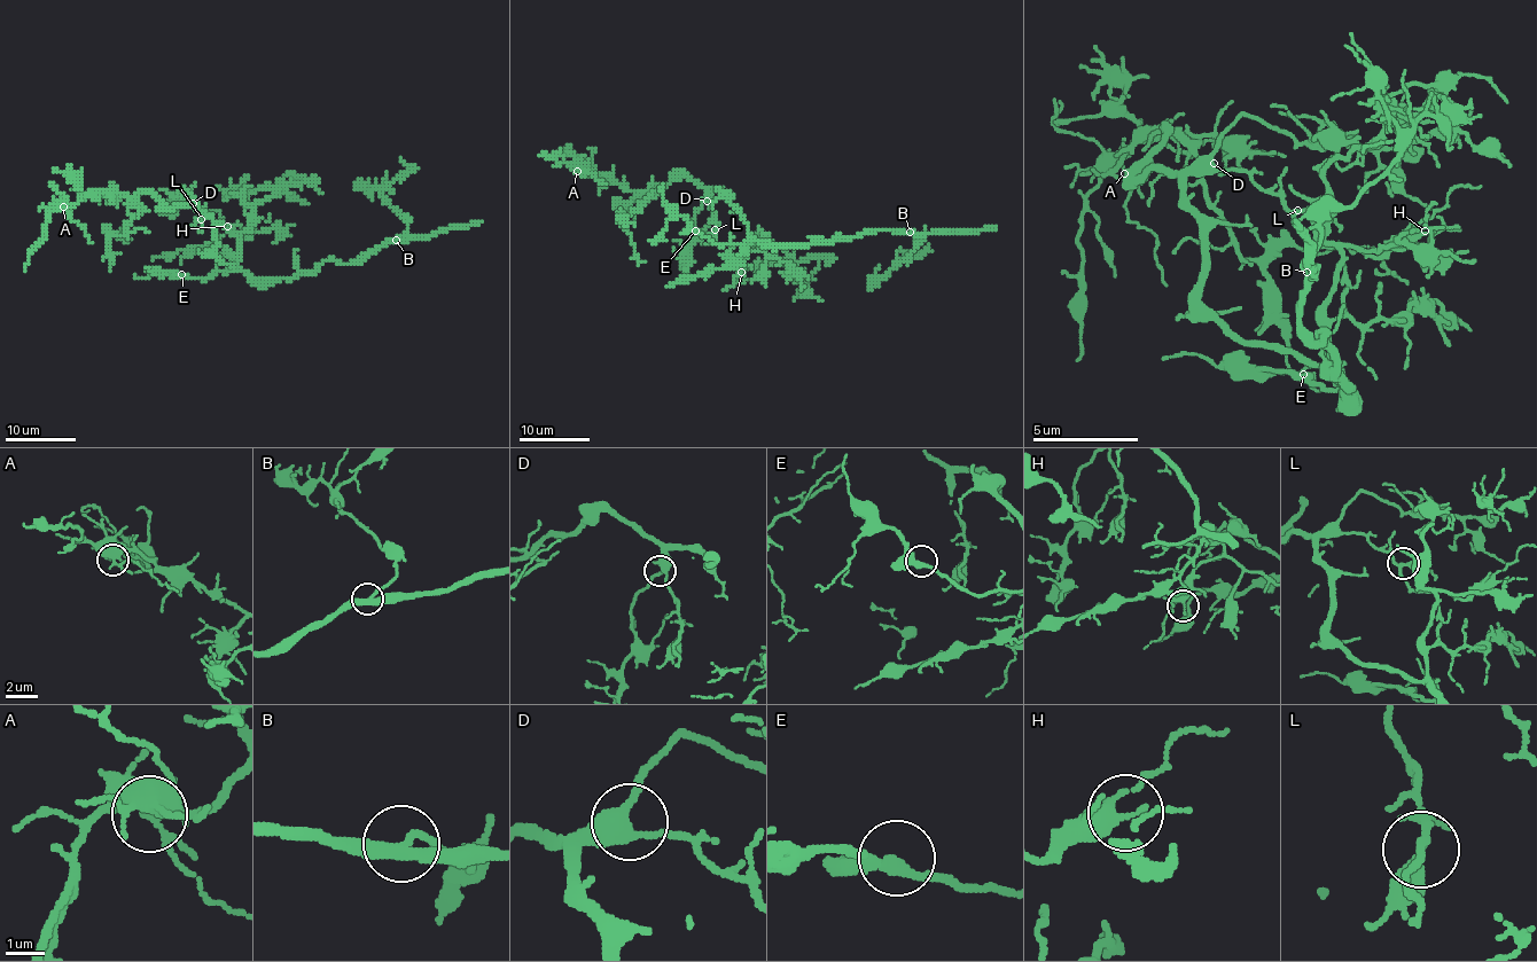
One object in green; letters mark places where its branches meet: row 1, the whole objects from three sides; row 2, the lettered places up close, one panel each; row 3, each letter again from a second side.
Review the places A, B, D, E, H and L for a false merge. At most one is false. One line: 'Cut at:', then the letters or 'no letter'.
Cut at: no letter

